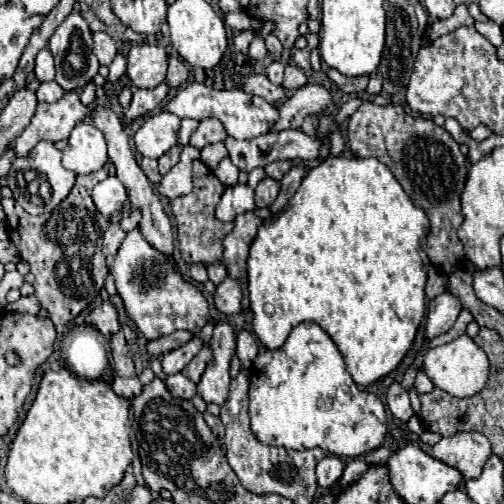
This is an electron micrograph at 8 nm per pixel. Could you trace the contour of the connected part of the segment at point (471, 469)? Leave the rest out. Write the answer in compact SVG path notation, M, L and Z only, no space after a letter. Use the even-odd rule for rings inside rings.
M456 432L432 446L432 456L456 468L464 480L478 478L490 454L490 442L480 432Z

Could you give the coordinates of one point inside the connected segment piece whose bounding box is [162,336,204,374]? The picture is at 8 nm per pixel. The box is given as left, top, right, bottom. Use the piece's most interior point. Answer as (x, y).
(174, 361)

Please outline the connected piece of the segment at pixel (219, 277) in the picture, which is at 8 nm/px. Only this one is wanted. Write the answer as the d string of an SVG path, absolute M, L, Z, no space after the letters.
M214 262L214 264L208 266L208 276L214 284L220 284L228 274L226 274L226 268L224 268L222 262Z

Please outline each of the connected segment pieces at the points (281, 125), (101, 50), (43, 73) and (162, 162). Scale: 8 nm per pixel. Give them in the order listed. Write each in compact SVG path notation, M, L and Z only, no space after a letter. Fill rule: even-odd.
M306 84L298 88L288 100L278 104L278 124L274 126L276 132L288 130L288 128L300 128L304 118L310 114L320 114L332 104L332 94L324 86L318 84Z
M94 32L94 54L100 64L110 66L116 52L118 52L116 42L106 32Z
M48 48L40 50L38 56L36 56L36 68L34 68L36 76L40 82L46 82L46 80L54 80L56 76L56 66L54 66L54 56Z
M174 146L170 148L162 158L158 158L158 166L160 166L160 174L166 174L168 170L172 170L178 160L180 160L180 152L182 152L182 146Z

